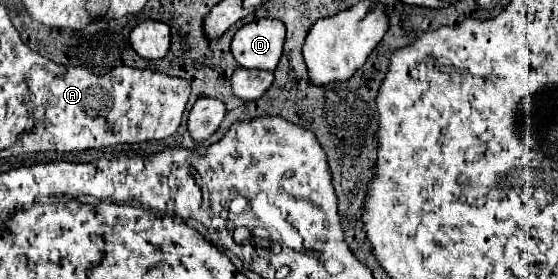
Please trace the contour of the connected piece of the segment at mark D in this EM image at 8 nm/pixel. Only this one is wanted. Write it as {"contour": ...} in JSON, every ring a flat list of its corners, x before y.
{"contour":[[255,19,233,37,231,53,241,67,273,71,281,59,285,25,279,19]]}

